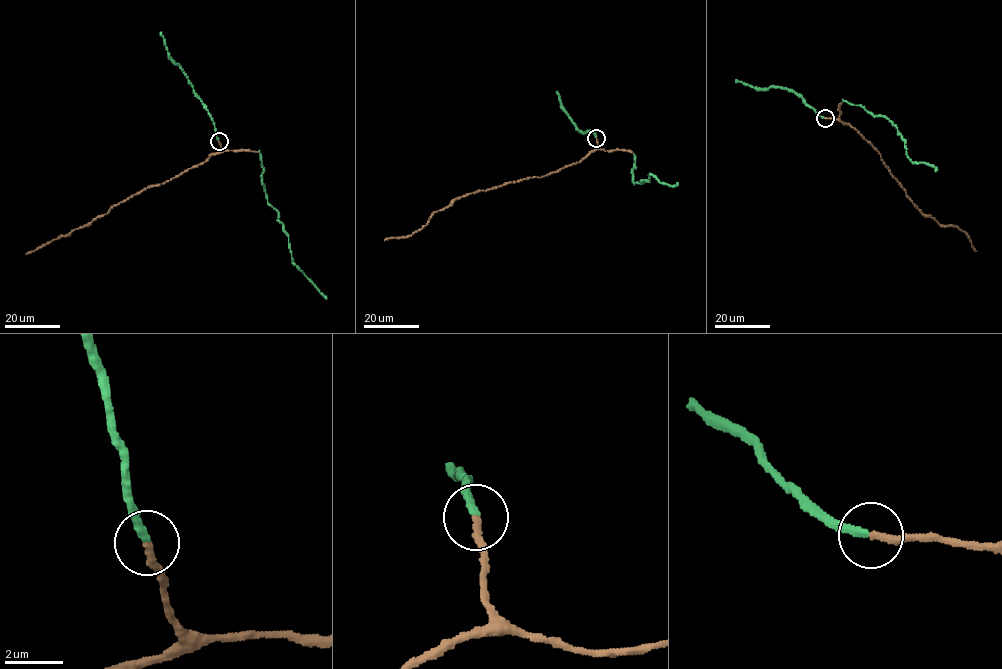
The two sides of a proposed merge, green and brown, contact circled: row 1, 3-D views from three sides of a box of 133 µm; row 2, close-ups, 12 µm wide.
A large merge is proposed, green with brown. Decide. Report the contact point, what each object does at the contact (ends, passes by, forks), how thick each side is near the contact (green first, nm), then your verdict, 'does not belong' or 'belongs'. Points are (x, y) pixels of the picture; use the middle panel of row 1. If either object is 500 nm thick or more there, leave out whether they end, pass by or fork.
at (596, 138); green ends there; brown ends there; 280 nm thick on the green side, 260 nm on the other; belongs

